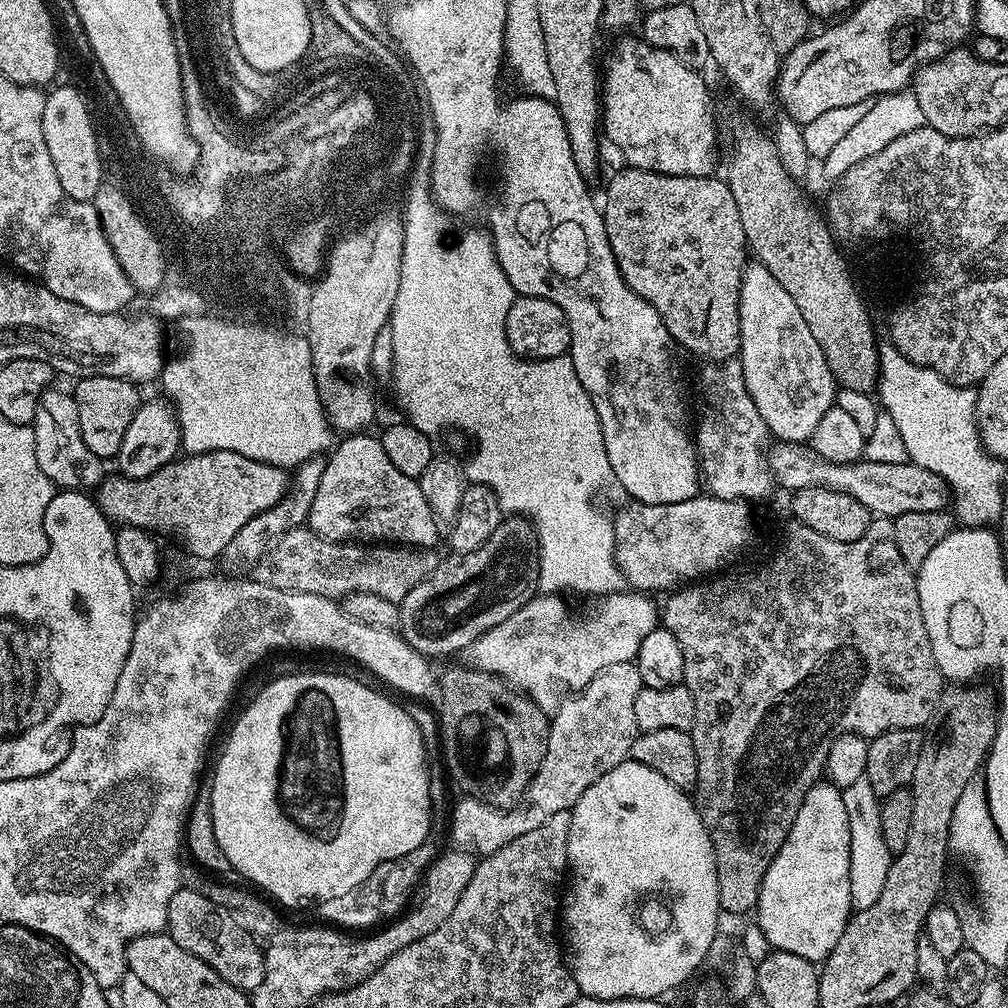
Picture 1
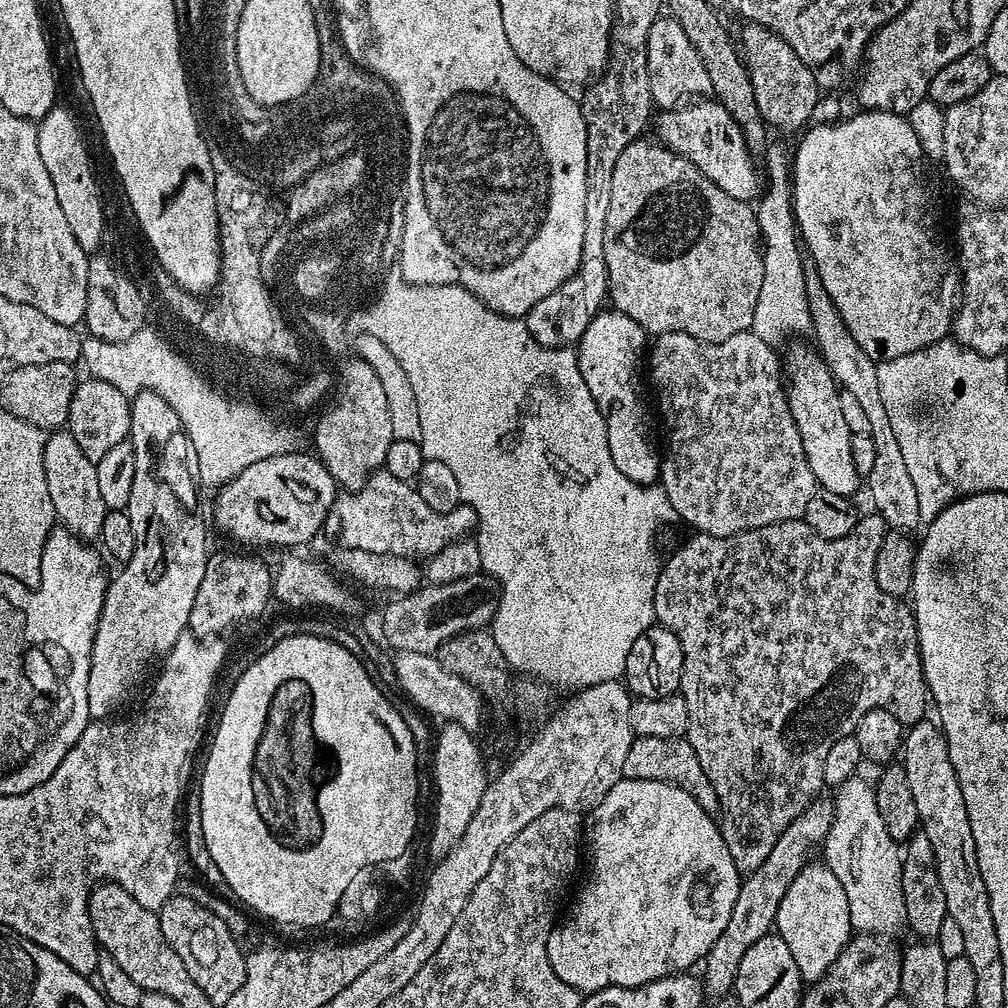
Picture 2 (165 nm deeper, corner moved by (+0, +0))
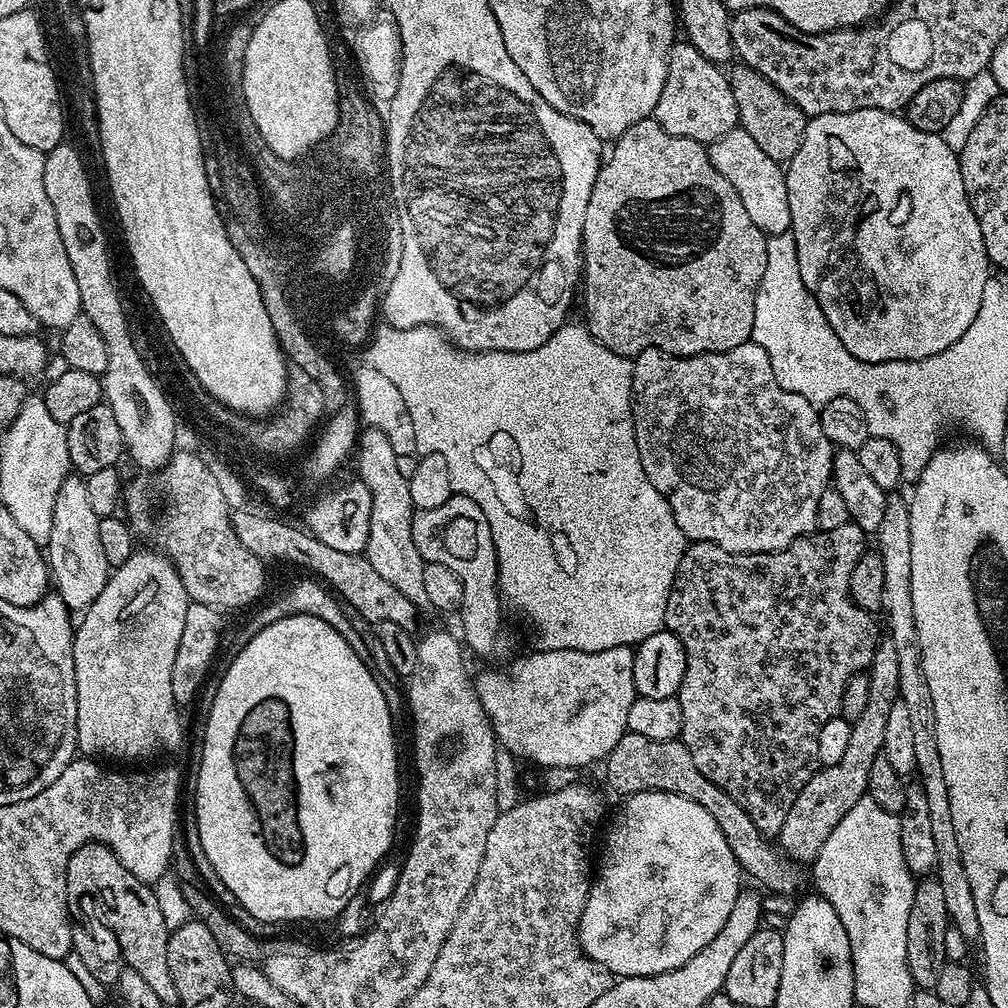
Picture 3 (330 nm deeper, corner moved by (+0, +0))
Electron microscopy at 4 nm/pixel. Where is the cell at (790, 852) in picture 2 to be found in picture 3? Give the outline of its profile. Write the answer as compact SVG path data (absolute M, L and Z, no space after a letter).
M888 638L881 639L876 645L876 653L866 675L870 682L870 702L866 702L861 717L852 721L850 743L846 745L842 759L834 762L834 766L817 767L810 782L806 782L798 798L794 798L794 806L790 806L790 814L786 814L786 822L782 822L778 837L779 847L784 855L801 866L811 865L818 850L822 850L822 842L826 842L834 826L838 826L838 822L846 818L846 810L852 809L854 802L865 799L870 766L874 766L874 758L883 753L886 714L890 714L892 703L900 699L897 651Z

